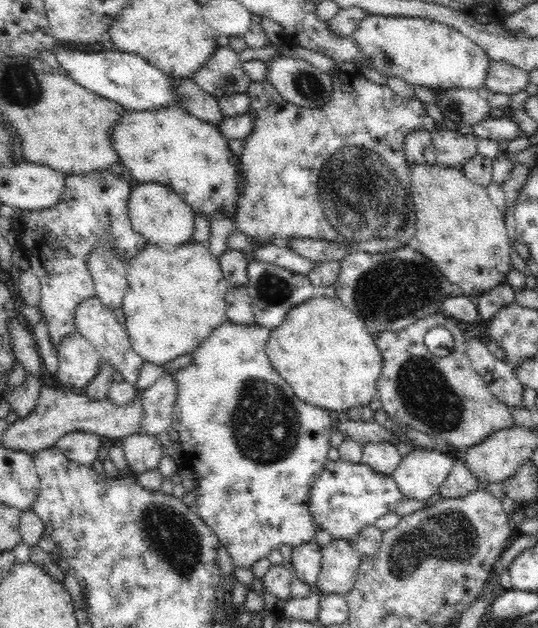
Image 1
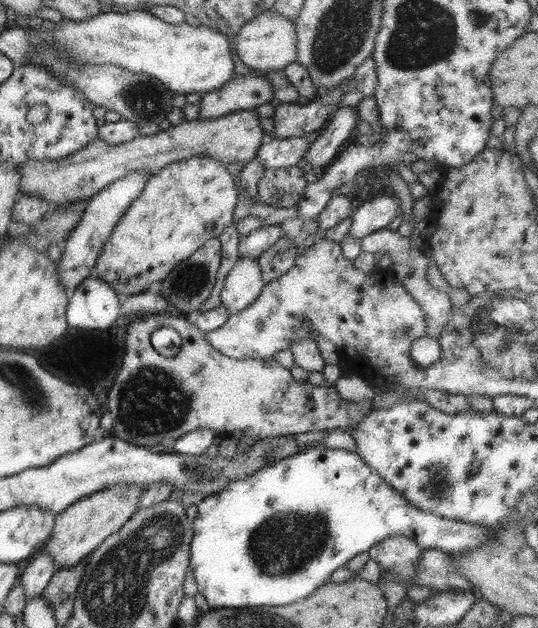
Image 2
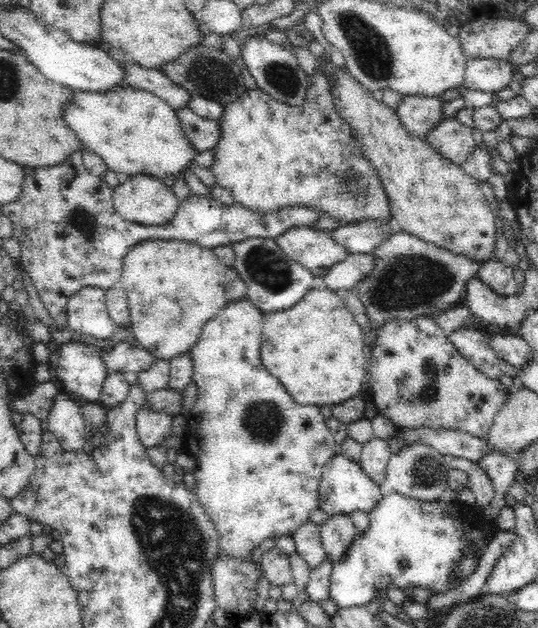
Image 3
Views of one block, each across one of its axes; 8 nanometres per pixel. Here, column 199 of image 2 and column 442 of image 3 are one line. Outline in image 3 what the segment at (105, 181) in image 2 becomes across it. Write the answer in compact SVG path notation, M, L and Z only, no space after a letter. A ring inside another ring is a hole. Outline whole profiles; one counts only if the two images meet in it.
M456 116L443 118L424 139L438 154L457 165L462 165L477 147L472 129L460 123Z

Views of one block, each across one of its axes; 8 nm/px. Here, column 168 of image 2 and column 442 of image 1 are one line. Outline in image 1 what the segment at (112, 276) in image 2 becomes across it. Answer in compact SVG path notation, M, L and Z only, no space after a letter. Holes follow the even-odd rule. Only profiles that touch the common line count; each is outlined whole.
M434 163L433 165L410 165L410 192L412 200L414 201L414 213L416 213L416 231L414 231L414 248L417 249L421 254L424 254L428 260L432 261L436 265L439 272L444 274L444 277L455 286L458 286L462 291L463 295L471 298L476 298L479 294L488 292L492 288L496 288L498 284L506 282L507 275L510 270L513 269L510 263L510 254L514 251L513 244L508 238L508 230L506 230L505 216L498 208L494 206L492 200L486 193L486 187L478 186L474 184L472 180L468 179L466 175L461 171L459 167L448 167L446 165Z

